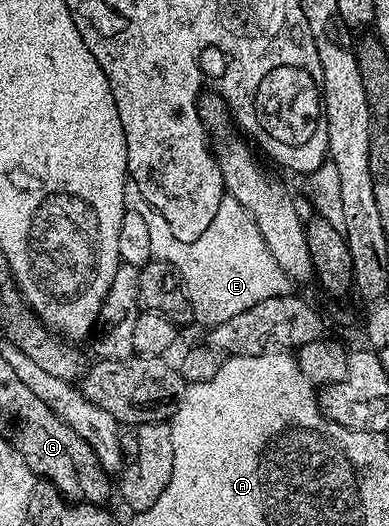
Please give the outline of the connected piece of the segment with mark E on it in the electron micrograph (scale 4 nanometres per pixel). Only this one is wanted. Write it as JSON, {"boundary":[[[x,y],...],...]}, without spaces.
{"boundary":[[[131,179],[125,181],[125,206],[135,214],[140,214],[143,222],[147,222],[147,234],[151,238],[151,254],[153,259],[167,262],[181,276],[181,282],[185,285],[185,293],[189,299],[189,305],[193,311],[193,319],[199,325],[212,326],[219,322],[227,322],[227,318],[235,318],[235,314],[243,314],[243,310],[251,310],[255,302],[263,302],[263,298],[275,298],[276,296],[288,296],[294,291],[294,281],[281,269],[279,262],[271,256],[271,250],[267,250],[267,242],[263,242],[263,234],[259,234],[259,226],[255,226],[255,218],[239,203],[234,196],[225,195],[219,202],[219,211],[215,214],[211,226],[199,234],[191,242],[177,240],[175,234],[171,234],[171,226],[163,218],[163,214],[155,211],[150,204],[139,194],[139,186]]]}

